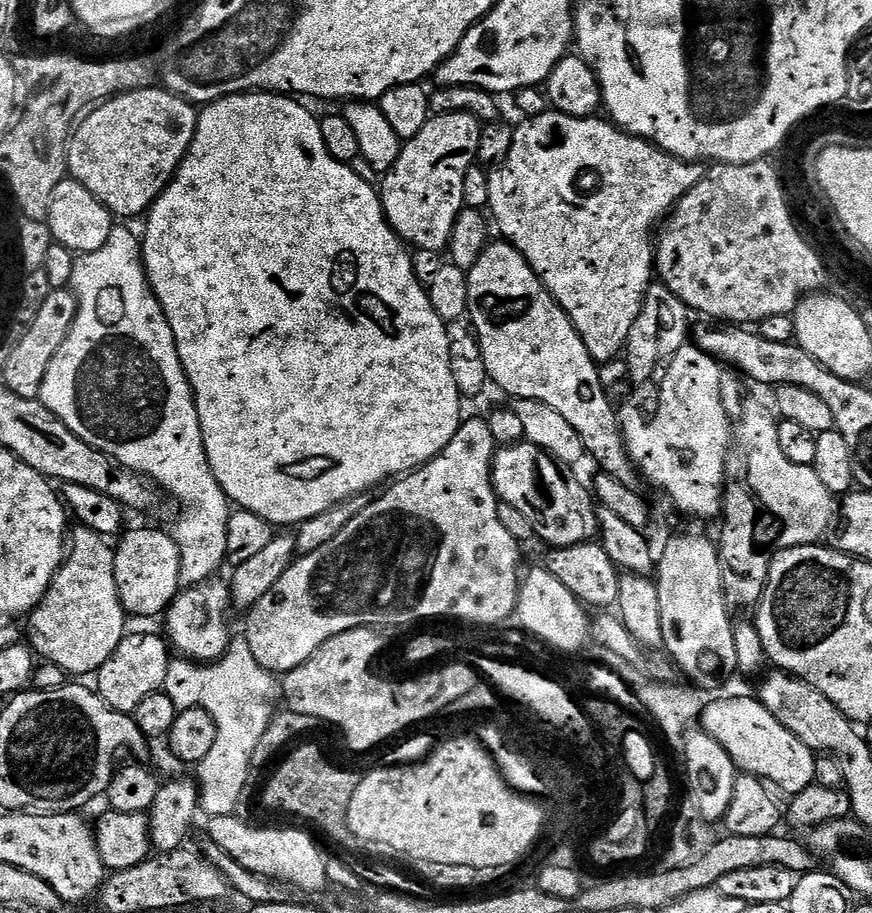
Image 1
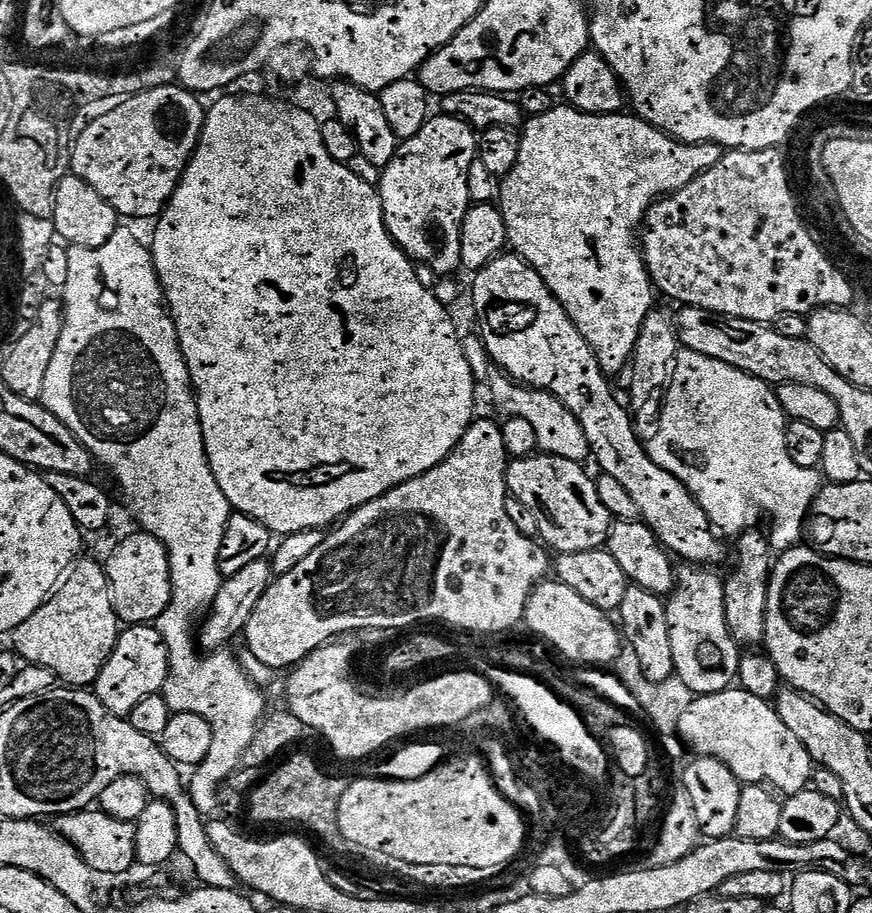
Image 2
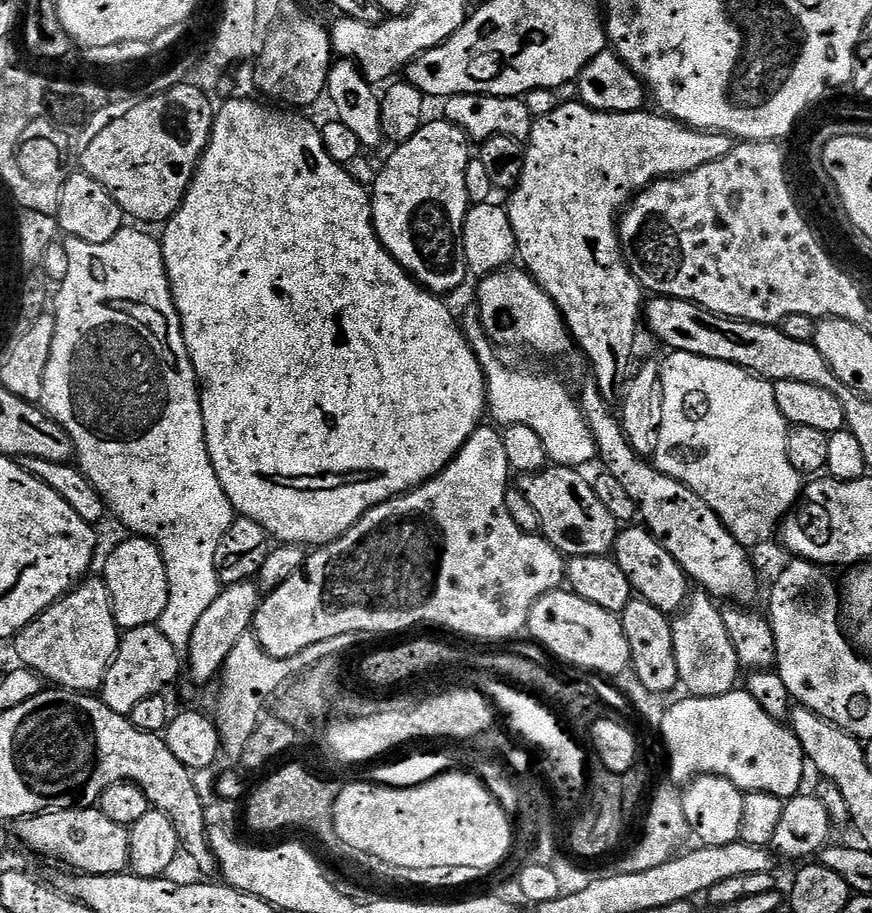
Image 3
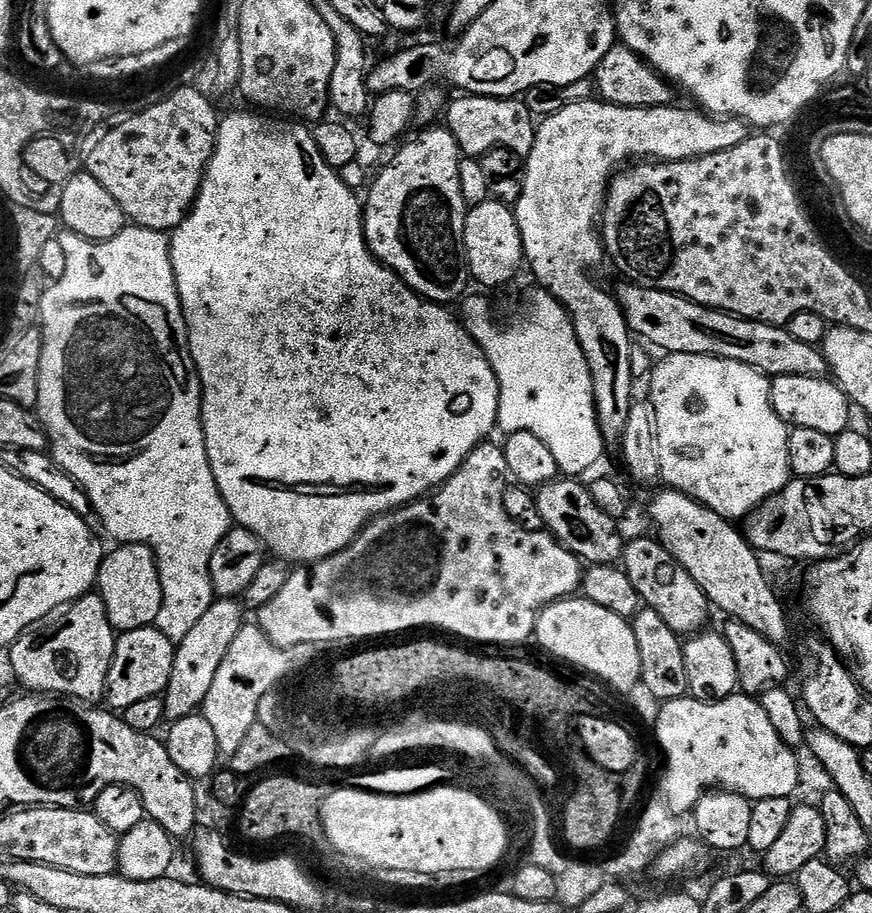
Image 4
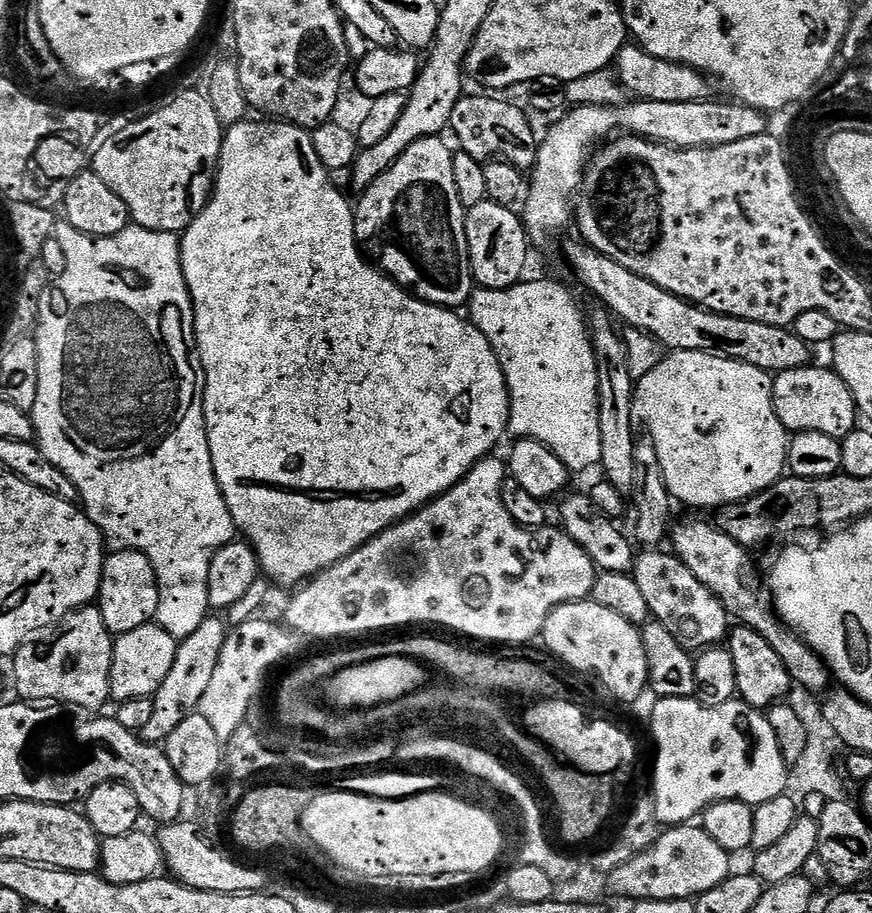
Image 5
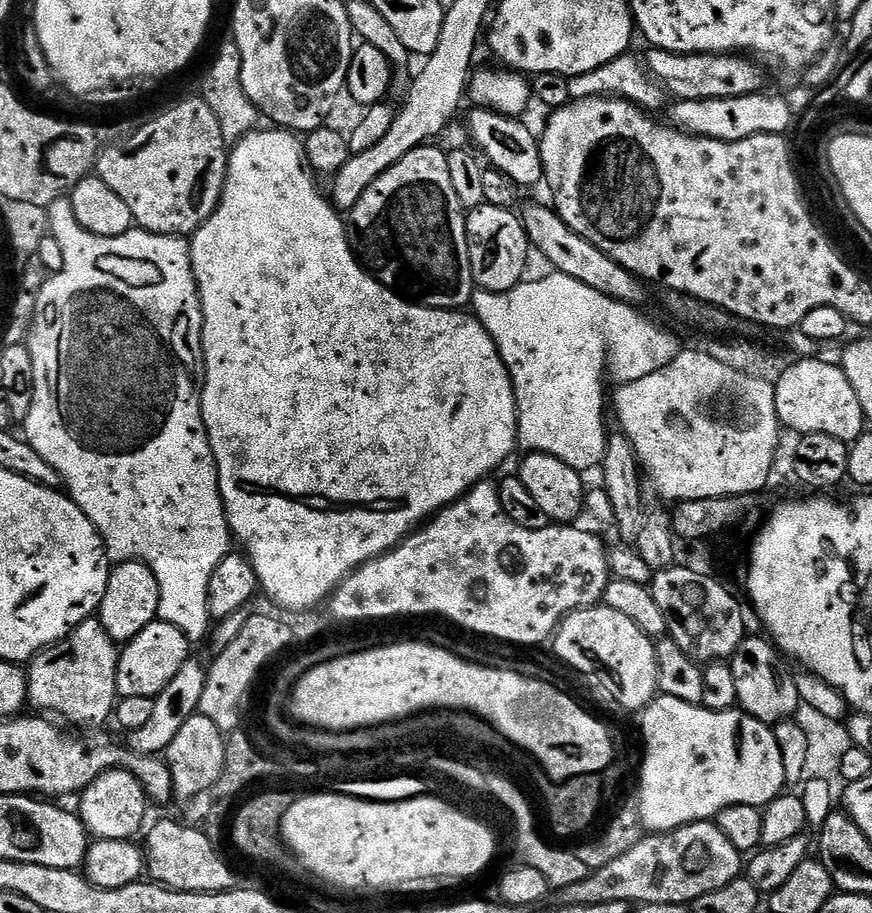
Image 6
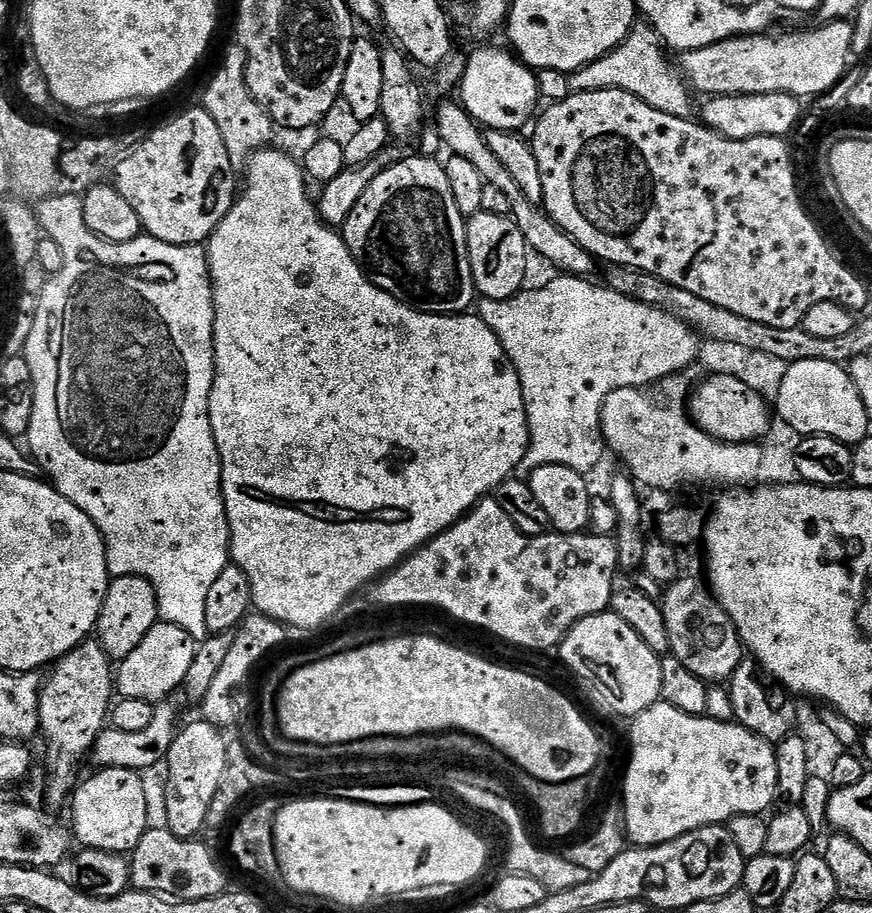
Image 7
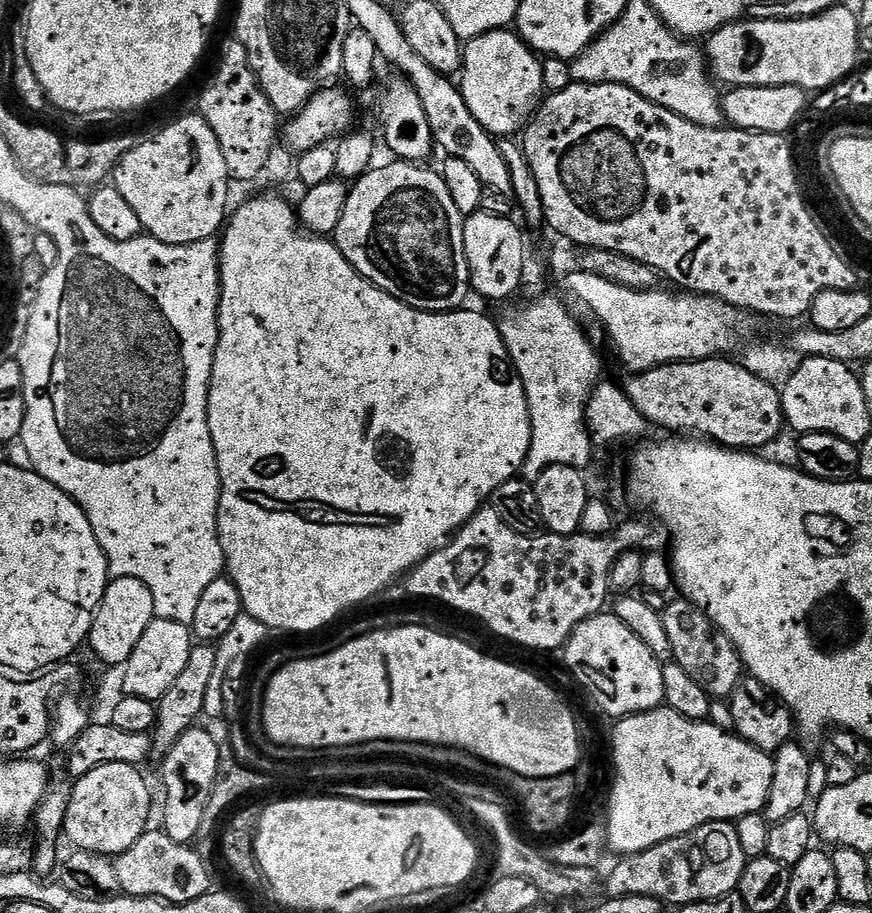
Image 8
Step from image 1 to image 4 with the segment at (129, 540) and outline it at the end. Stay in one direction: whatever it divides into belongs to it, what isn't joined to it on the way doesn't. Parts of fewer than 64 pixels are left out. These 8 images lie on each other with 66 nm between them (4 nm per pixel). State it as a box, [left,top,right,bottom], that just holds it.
[96,544,162,633]

